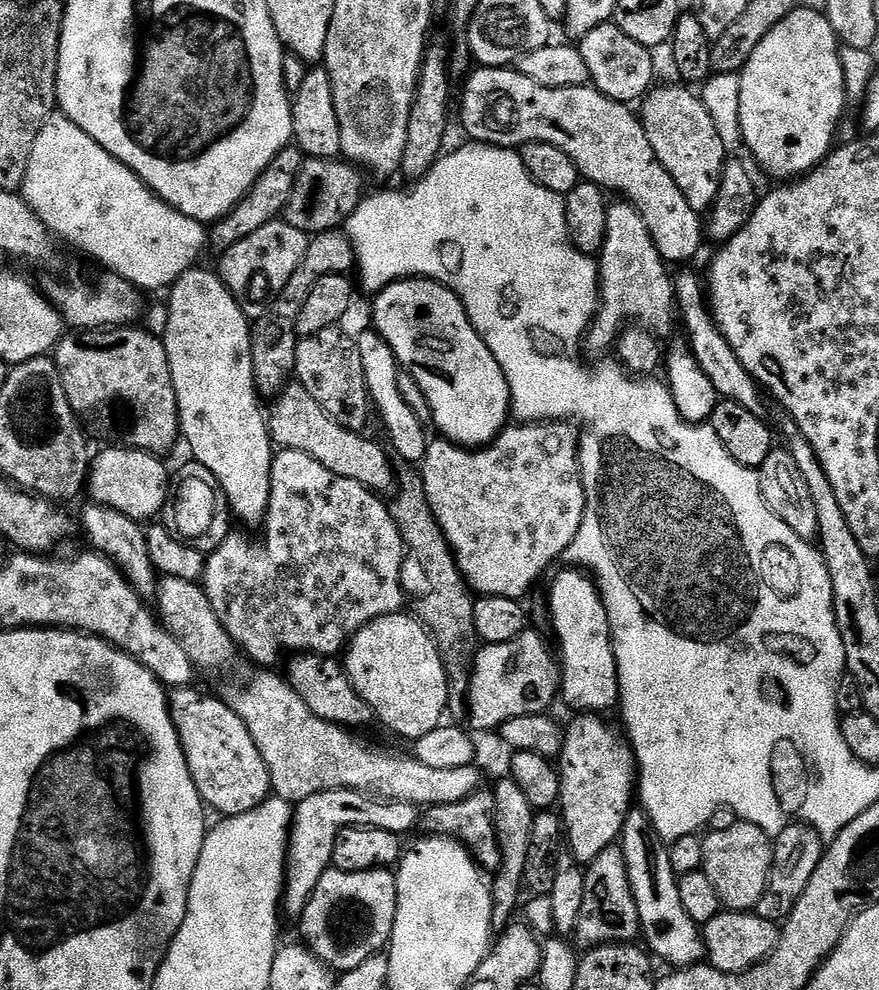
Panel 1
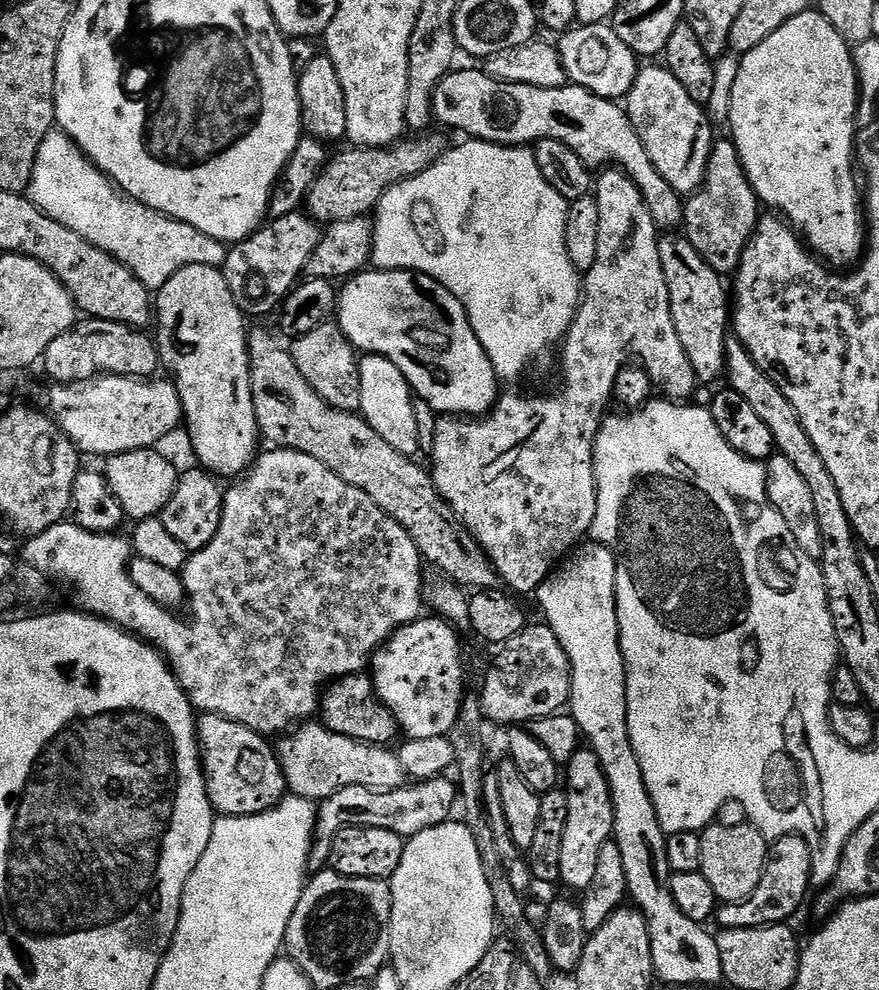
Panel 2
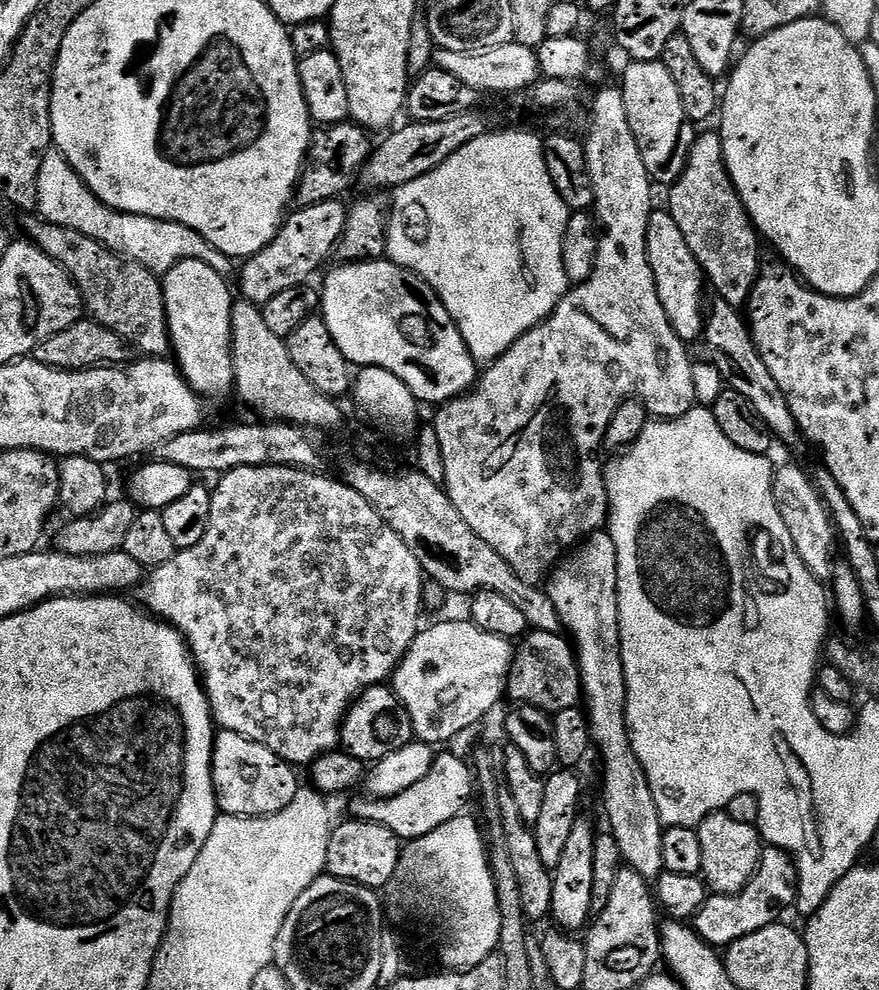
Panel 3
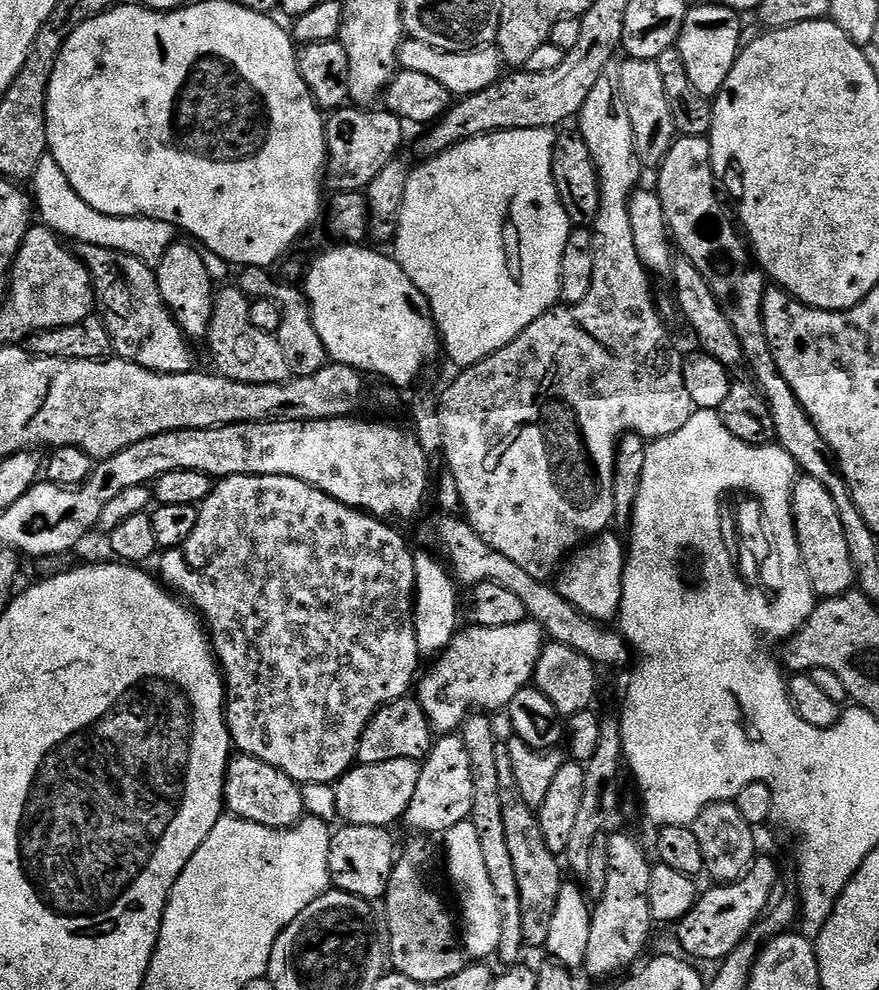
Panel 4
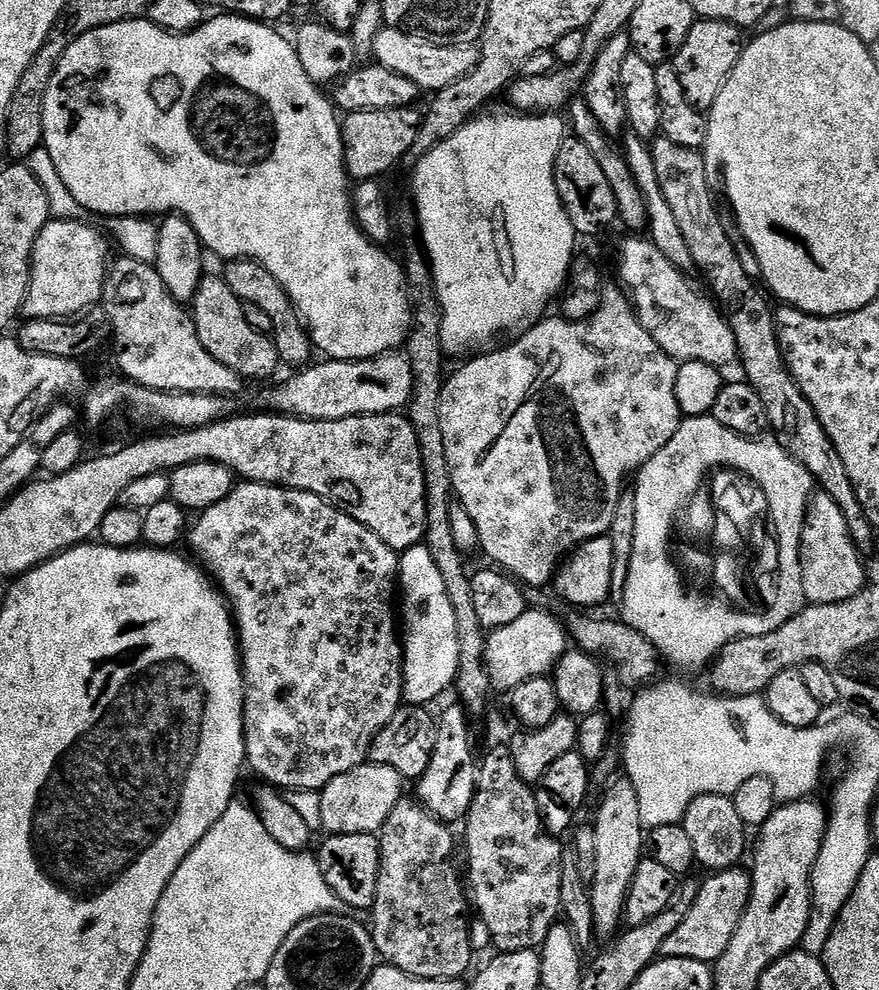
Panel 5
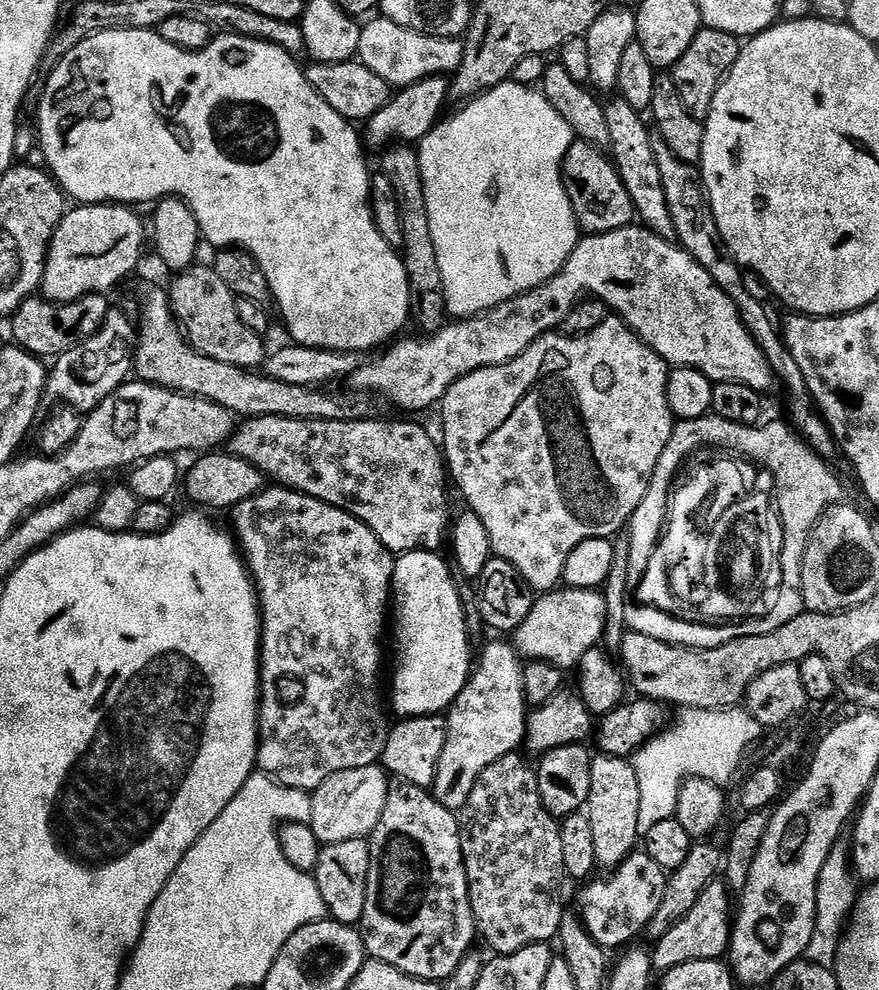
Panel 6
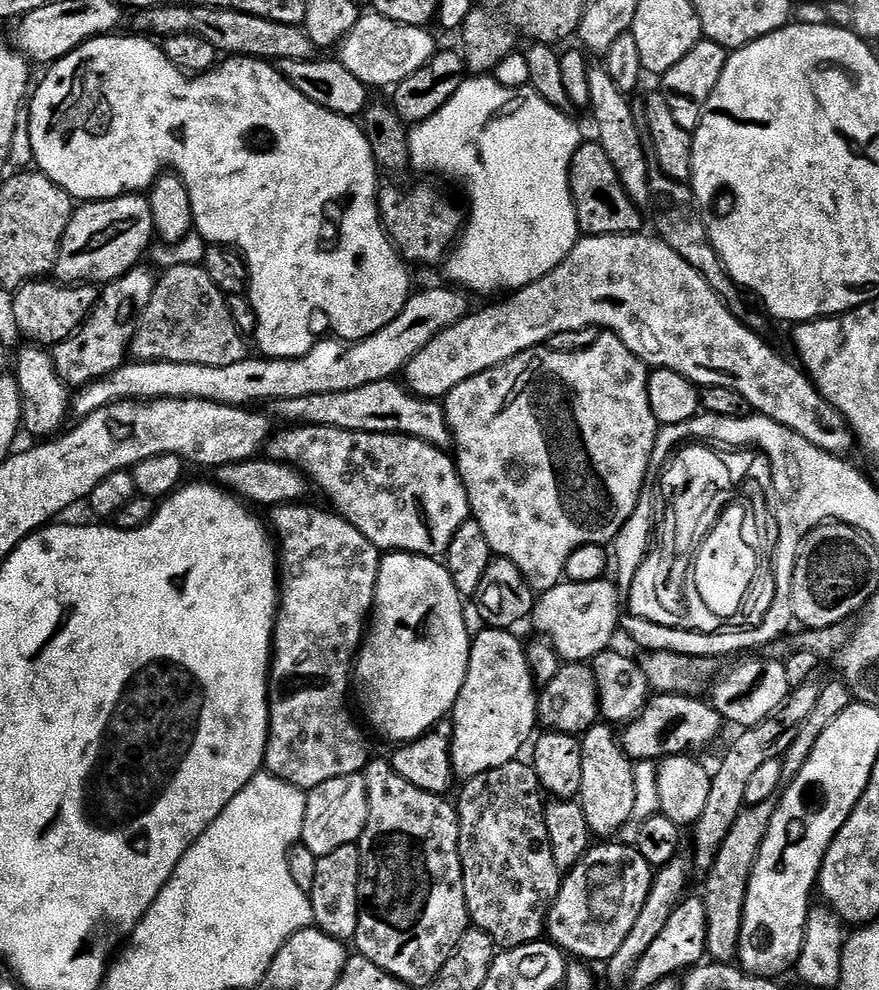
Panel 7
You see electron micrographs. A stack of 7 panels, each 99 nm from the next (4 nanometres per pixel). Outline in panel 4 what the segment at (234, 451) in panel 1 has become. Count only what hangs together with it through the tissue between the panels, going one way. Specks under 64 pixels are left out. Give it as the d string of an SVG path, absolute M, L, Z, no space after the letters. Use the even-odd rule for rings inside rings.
M177 242L170 246L160 263L155 265L158 290L162 290L162 298L184 331L189 341L203 341L208 335L208 327L212 321L214 303L214 281L206 270L206 262L202 262L200 248L195 243ZM213 287L213 288L212 288Z

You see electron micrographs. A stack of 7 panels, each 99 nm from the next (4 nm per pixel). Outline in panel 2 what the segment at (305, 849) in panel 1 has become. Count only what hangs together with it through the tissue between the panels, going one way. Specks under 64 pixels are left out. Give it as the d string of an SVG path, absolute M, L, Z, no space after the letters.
M447 775L436 776L433 780L421 780L409 783L398 790L389 792L375 792L366 786L346 786L338 790L330 799L319 805L316 813L316 831L312 837L312 848L308 851L308 867L312 870L320 870L327 865L330 846L334 838L344 828L377 828L378 830L394 830L394 834L405 838L414 834L422 834L422 830L430 830L439 824L449 823L452 807L458 804L458 788L455 783L448 781Z

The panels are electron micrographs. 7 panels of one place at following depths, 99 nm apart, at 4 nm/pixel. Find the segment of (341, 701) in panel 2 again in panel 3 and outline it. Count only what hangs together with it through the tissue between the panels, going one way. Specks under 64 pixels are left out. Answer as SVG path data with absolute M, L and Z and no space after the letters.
M388 686L368 688L360 693L349 706L344 721L340 723L340 743L343 751L355 760L361 760L365 766L371 766L377 760L394 754L394 750L402 750L402 746L413 743L413 740L410 714Z

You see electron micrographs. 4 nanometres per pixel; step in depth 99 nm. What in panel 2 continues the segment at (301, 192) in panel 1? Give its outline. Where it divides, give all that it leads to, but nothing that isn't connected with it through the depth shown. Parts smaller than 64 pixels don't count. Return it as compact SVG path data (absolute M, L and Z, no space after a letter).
M429 130L417 135L416 140L401 139L390 148L349 147L349 152L333 155L323 170L316 175L314 186L308 192L306 201L307 215L317 224L327 226L334 222L346 222L350 218L368 216L379 204L382 194L403 180L422 174L434 162L448 153L450 141L443 131Z

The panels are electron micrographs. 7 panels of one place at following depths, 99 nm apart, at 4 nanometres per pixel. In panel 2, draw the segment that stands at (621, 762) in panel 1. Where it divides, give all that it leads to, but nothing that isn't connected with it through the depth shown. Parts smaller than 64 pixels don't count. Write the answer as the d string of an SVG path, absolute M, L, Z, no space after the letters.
M578 750L566 765L566 831L562 838L562 866L560 867L561 885L583 890L590 886L598 867L602 846L613 839L614 806L602 774L602 766L591 750Z

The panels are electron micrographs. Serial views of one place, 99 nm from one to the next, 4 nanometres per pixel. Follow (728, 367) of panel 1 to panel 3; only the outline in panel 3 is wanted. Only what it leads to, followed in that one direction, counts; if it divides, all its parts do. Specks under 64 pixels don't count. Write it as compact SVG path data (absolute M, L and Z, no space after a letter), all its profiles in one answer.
M666 210L653 211L646 226L646 254L650 258L650 270L654 270L654 282L658 286L658 302L666 310L674 334L685 344L695 345L704 334L704 317L706 315L706 277L694 250L686 246L686 237L678 230L678 222Z

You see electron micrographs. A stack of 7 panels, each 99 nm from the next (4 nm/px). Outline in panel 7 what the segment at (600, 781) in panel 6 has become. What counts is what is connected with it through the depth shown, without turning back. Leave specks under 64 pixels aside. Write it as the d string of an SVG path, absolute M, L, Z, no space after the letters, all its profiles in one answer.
M597 722L590 730L582 733L582 790L578 803L582 814L586 814L586 822L590 826L593 837L612 838L630 822L634 814L634 798L636 797L636 779L634 764L620 747L617 733L613 725Z

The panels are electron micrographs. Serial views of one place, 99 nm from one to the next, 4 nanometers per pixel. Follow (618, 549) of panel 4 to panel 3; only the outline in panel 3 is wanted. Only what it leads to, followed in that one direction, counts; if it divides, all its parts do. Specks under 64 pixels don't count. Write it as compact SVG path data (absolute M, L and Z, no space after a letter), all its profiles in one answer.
M606 530L592 533L583 547L565 555L552 569L546 591L550 602L554 602L554 610L558 610L563 631L570 637L576 663L580 665L582 704L595 751L600 751L600 764L604 767L604 812L612 827L609 828L610 834L618 842L621 861L642 874L644 880L655 882L664 871L664 828L658 806L654 806L654 794L646 770L642 770L642 762L638 762L638 754L634 754L626 722L626 678L620 653L614 538L610 538Z

